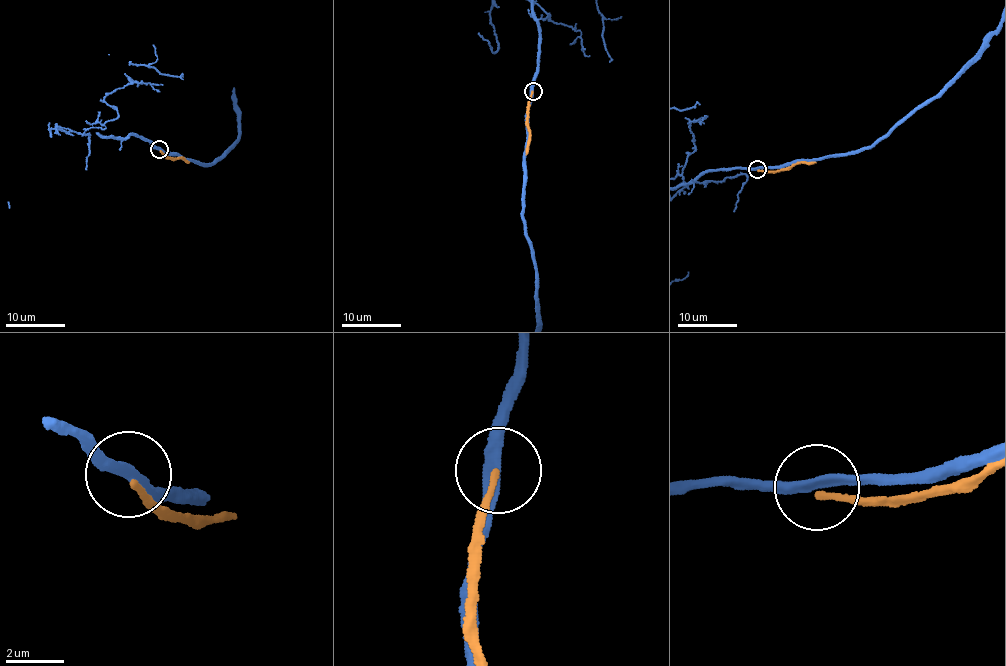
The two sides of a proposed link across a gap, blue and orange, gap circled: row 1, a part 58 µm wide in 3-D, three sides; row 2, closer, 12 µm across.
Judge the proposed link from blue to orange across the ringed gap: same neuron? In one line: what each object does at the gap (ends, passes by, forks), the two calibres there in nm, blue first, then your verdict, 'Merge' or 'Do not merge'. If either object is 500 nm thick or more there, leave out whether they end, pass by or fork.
At the ring blue passes by. At the ring orange ends. Thickness 360 nm (blue) against 200 nm. Do not merge

